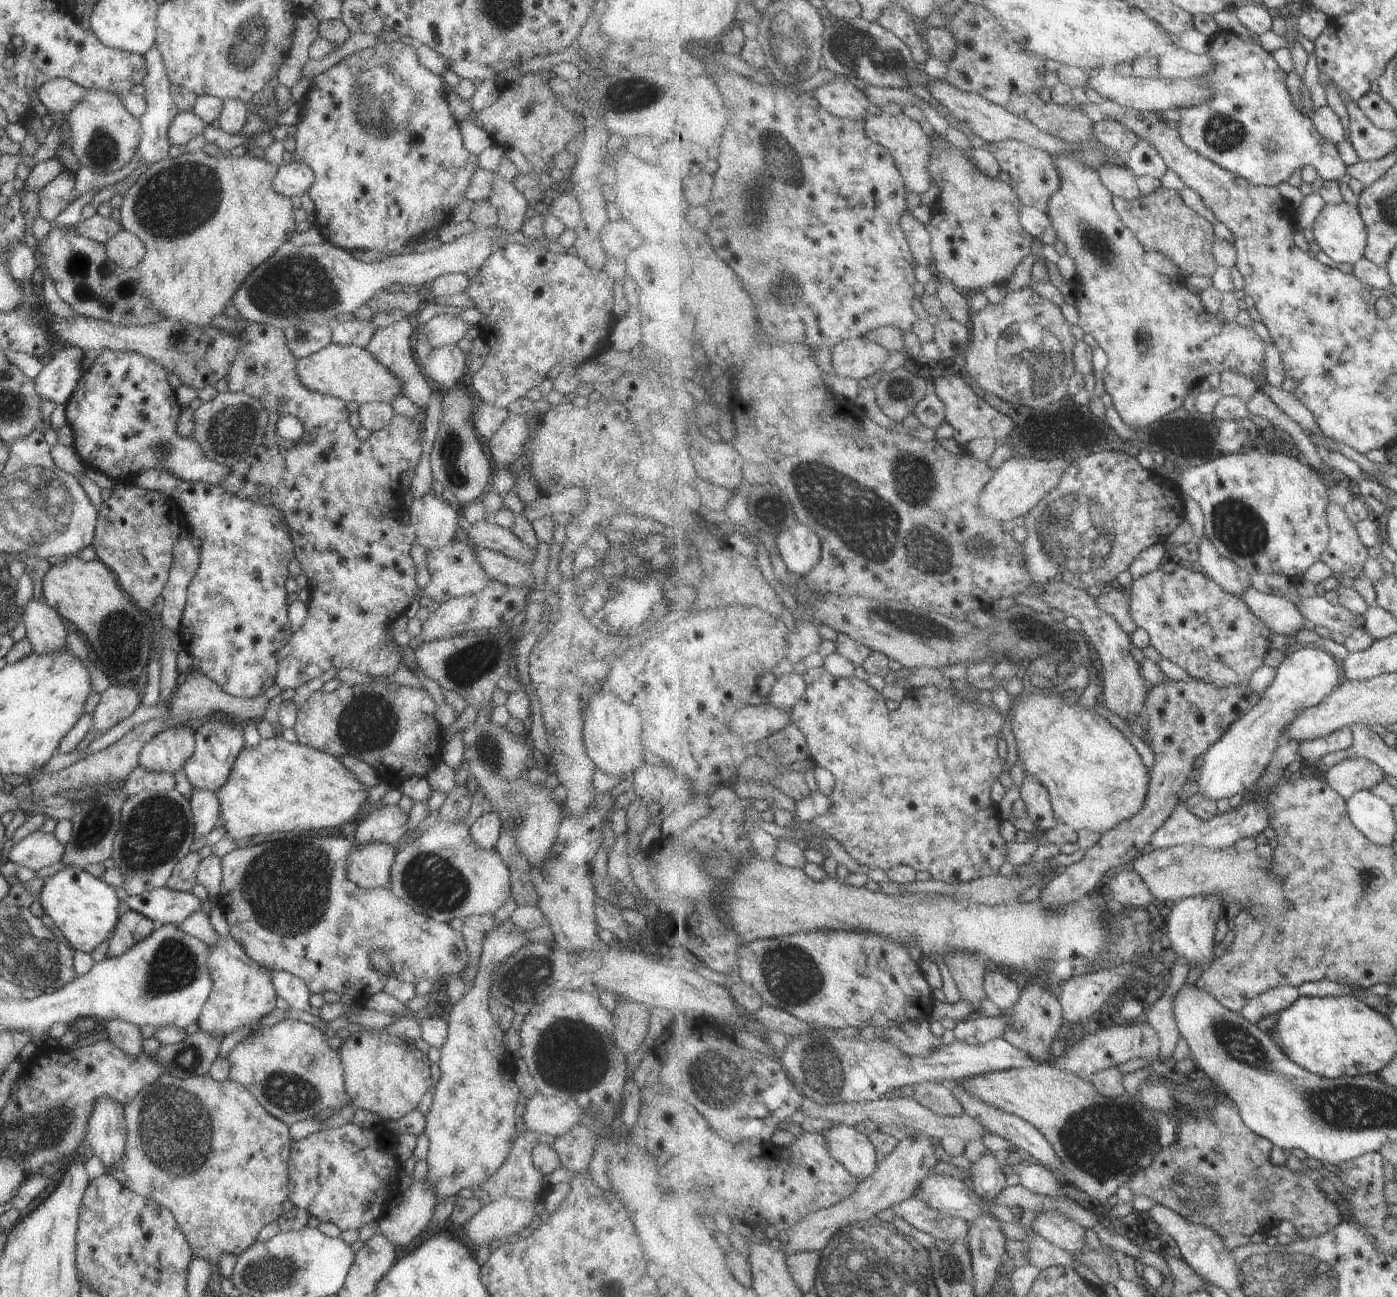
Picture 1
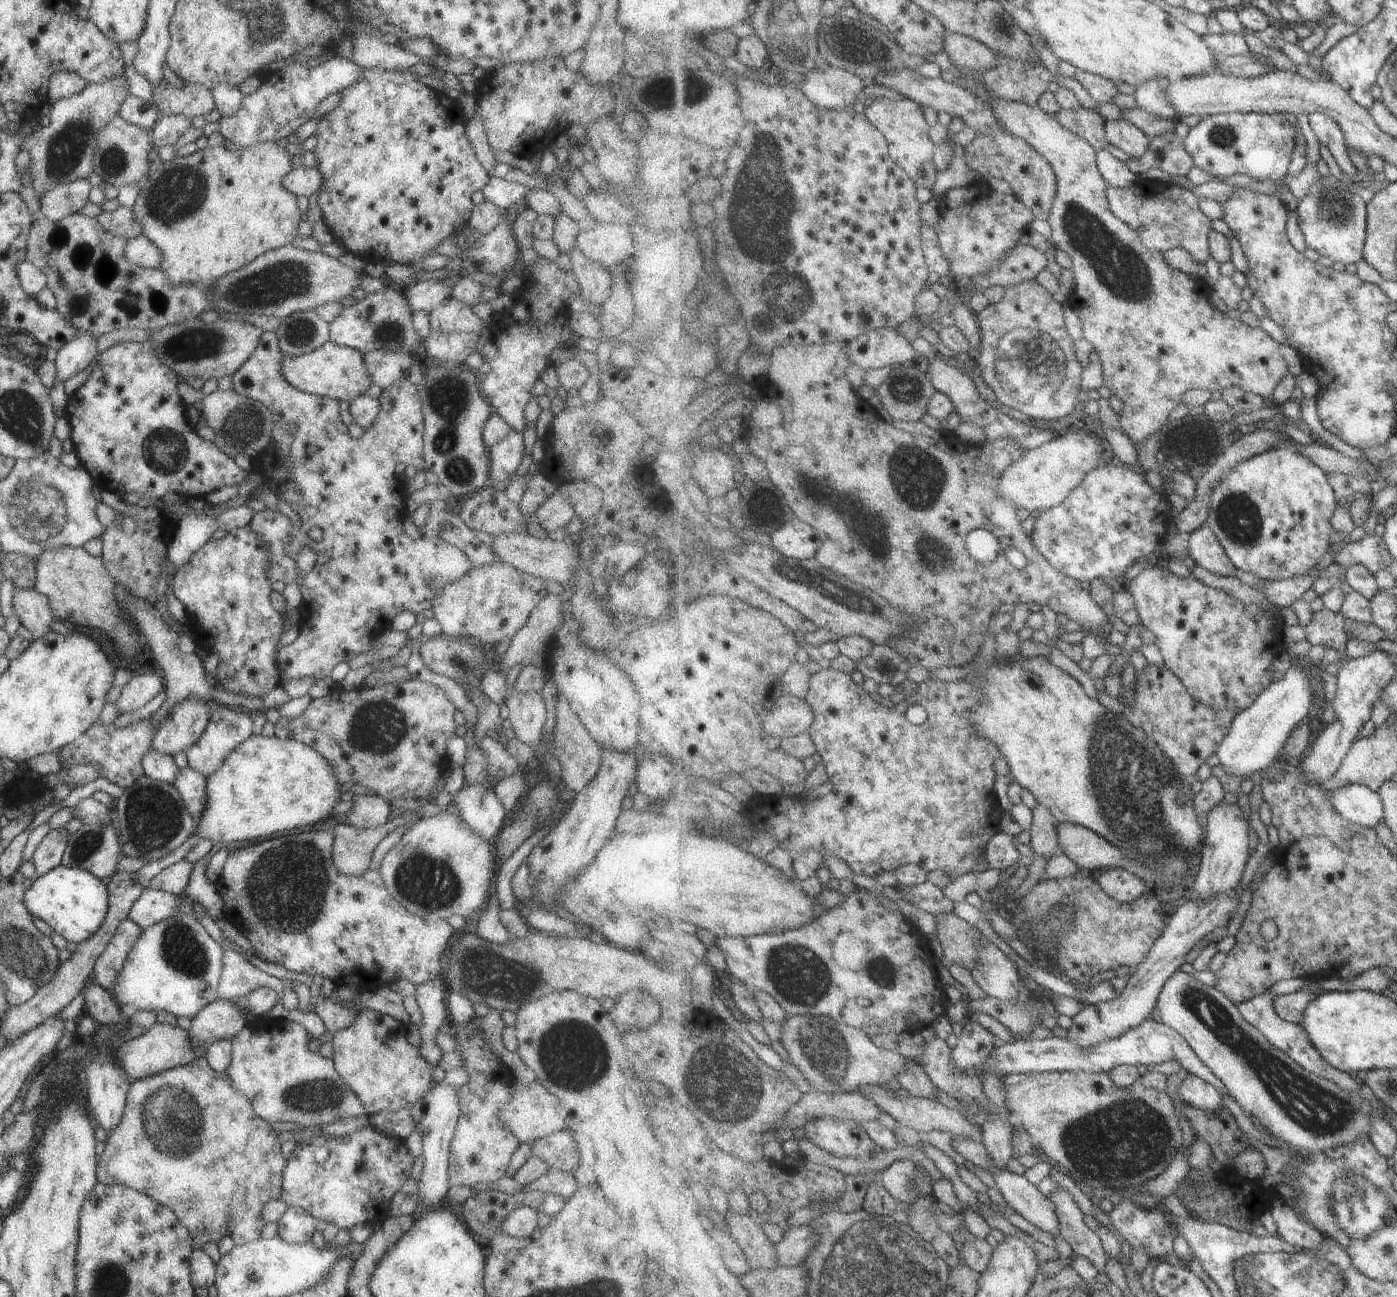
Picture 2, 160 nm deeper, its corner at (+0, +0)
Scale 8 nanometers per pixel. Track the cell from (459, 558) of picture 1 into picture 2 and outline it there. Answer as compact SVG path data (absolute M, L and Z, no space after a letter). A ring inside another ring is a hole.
M266 330L262 332L260 340L258 340L258 346L254 348L254 354L244 362L232 374L232 383L234 384L233 390L240 395L248 396L252 399L264 402L268 409L273 414L274 426L272 426L272 432L270 432L270 444L262 450L261 454L255 461L253 471L255 474L259 474L262 477L261 483L256 487L264 486L266 490L274 492L278 496L278 499L286 498L286 502L290 504L291 508L298 513L300 520L302 520L302 526L307 528L309 532L312 528L320 528L322 530L322 537L320 540L313 540L310 538L310 546L312 550L316 552L316 564L312 568L311 572L308 572L304 577L304 585L302 593L303 603L299 606L300 619L299 619L299 631L298 637L291 644L286 646L280 646L277 655L277 666L279 667L282 678L279 682L286 682L286 680L300 680L304 677L312 676L315 679L324 679L331 676L331 672L334 667L341 662L349 663L358 654L367 653L372 650L373 639L379 637L383 632L387 631L392 619L404 610L409 610L411 613L417 615L423 613L424 610L433 608L433 602L444 590L446 584L454 584L464 574L468 574L472 568L475 567L474 562L458 546L454 544L448 544L441 539L427 538L426 536L418 536L418 538L408 537L402 529L404 518L407 515L406 509L406 488L403 484L403 480L395 472L395 467L404 463L406 466L414 466L416 468L422 468L424 461L424 442L423 437L425 434L424 427L424 410L422 410L422 404L420 404L420 396L418 396L418 388L412 384L407 378L402 378L400 382L396 382L394 386L390 388L382 389L382 396L379 399L380 402L380 414L376 418L373 426L366 429L364 434L360 438L352 438L348 434L348 426L342 422L341 408L338 401L329 397L318 396L309 394L298 390L296 386L292 386L284 374L282 374L282 360L284 360L284 354L282 348L280 348L280 340L278 330ZM296 426L296 432L288 432L288 428Z

